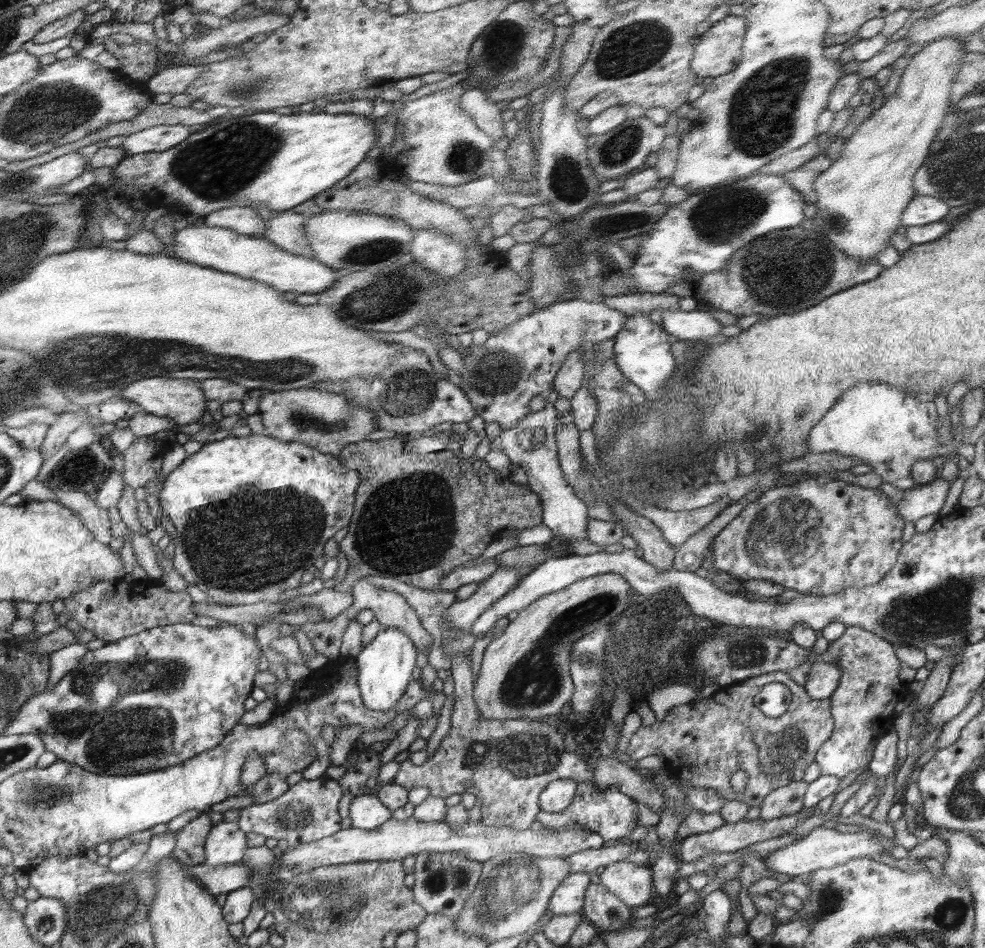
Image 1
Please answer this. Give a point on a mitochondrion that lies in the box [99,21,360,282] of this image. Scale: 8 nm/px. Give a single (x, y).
(224, 162)

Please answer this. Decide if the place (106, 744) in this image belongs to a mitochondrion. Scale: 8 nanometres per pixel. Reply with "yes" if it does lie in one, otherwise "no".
yes

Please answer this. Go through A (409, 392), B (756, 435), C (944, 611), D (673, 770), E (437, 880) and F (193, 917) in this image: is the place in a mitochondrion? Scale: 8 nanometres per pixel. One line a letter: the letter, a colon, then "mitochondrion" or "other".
A: mitochondrion
B: other
C: mitochondrion
D: other
E: mitochondrion
F: other

